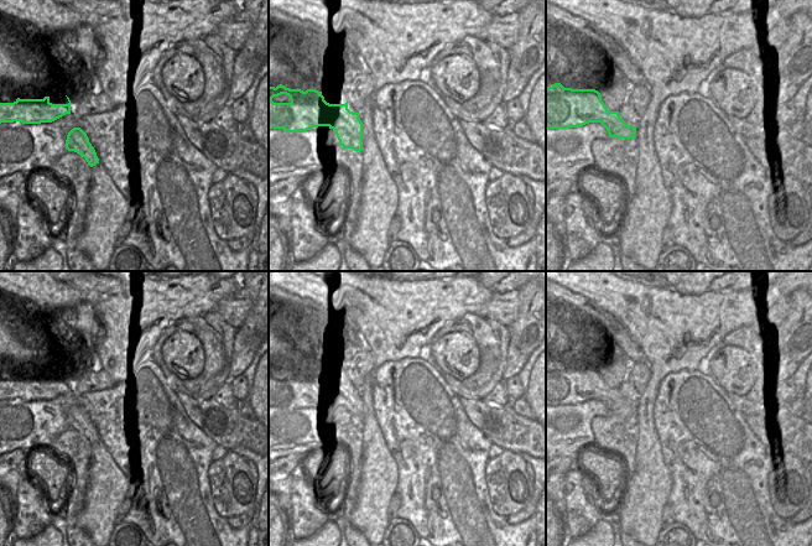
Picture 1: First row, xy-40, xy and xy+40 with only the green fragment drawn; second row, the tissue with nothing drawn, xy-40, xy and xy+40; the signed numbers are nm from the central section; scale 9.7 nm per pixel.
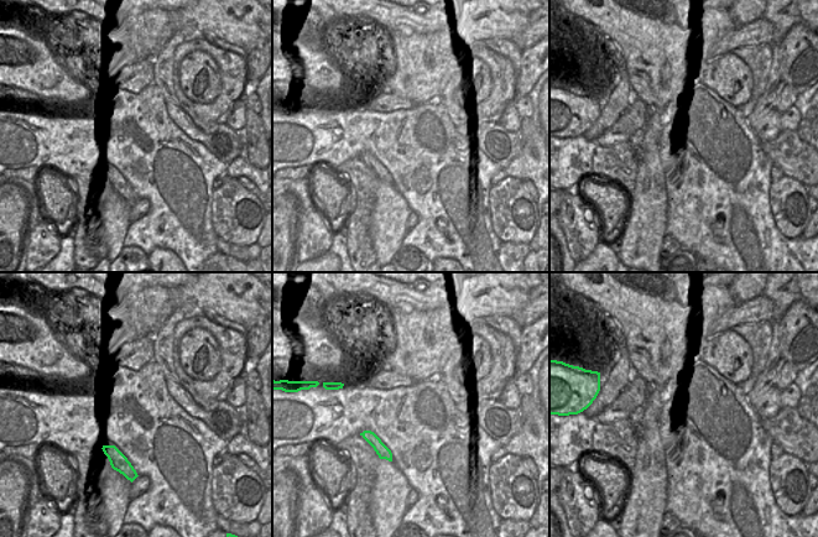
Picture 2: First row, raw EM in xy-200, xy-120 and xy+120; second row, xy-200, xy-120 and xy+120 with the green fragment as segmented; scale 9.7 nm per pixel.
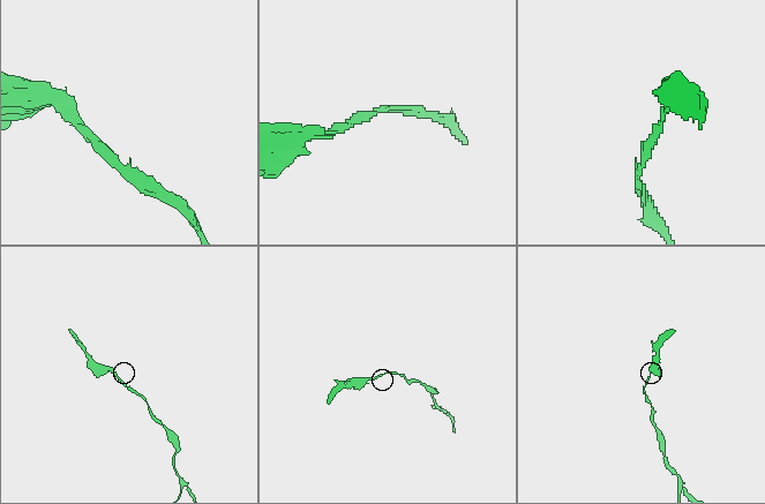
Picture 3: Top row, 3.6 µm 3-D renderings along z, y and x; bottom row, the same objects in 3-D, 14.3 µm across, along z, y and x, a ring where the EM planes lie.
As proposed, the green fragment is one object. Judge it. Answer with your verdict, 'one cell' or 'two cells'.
two cells

